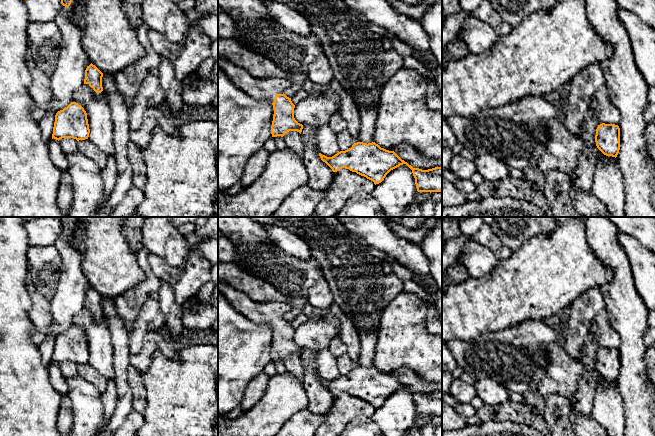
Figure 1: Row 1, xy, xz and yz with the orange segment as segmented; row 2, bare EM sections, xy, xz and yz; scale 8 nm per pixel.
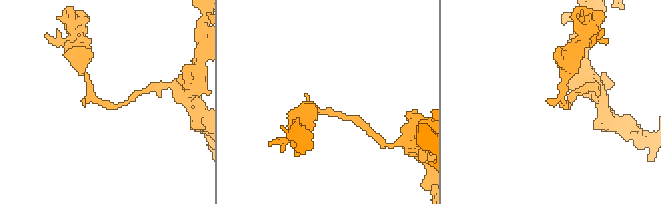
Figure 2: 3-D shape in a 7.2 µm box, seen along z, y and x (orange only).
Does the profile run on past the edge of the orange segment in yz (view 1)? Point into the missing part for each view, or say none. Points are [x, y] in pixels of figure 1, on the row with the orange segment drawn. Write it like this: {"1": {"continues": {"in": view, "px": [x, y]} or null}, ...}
{"1": {"continues": null}}

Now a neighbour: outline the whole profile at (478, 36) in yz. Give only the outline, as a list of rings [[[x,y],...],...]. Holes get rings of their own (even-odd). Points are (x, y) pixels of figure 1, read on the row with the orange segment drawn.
[[[468,16],[461,23],[456,38],[465,45],[469,54],[480,54],[495,45],[498,35],[485,21]]]

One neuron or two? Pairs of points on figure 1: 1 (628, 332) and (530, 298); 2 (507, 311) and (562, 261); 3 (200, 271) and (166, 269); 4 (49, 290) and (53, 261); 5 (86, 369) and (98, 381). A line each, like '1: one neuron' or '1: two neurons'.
1: two neurons
2: one neuron
3: one neuron
4: one neuron
5: one neuron

